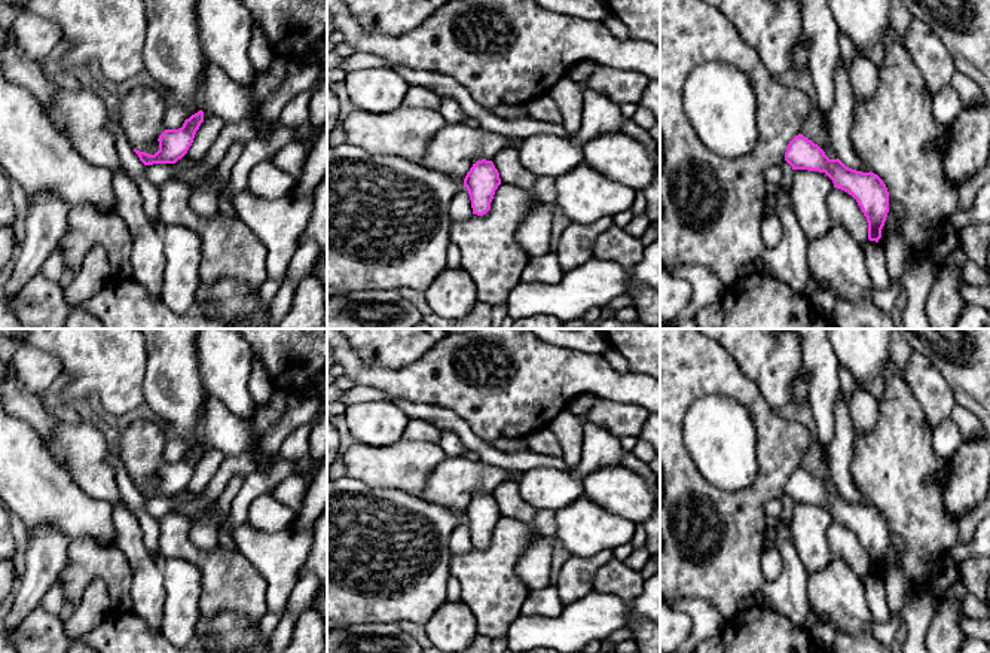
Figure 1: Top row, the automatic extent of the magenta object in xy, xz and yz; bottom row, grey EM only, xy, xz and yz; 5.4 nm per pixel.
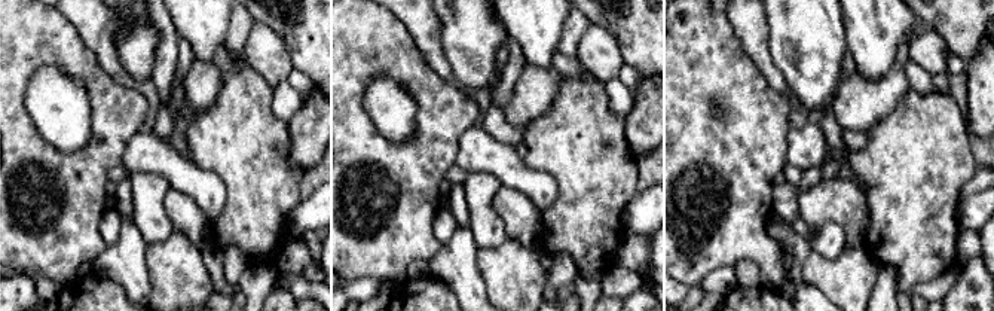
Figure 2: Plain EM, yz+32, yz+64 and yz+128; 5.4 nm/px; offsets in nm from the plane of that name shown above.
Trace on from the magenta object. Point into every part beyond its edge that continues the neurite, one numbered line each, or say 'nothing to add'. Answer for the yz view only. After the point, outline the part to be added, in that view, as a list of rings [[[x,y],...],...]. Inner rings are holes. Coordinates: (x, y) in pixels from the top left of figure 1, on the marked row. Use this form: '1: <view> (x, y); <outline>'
nothing to add

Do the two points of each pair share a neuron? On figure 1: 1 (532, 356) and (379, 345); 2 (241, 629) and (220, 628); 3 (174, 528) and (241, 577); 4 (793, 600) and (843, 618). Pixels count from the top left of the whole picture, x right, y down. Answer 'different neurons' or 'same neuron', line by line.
1: different neurons
2: same neuron
3: same neuron
4: different neurons

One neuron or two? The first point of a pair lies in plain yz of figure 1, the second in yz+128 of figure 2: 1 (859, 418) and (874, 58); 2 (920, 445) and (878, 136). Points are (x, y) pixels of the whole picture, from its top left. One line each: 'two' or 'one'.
1: two
2: one

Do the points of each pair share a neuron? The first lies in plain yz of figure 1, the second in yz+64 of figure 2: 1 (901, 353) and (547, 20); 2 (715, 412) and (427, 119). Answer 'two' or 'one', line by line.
1: two
2: two

